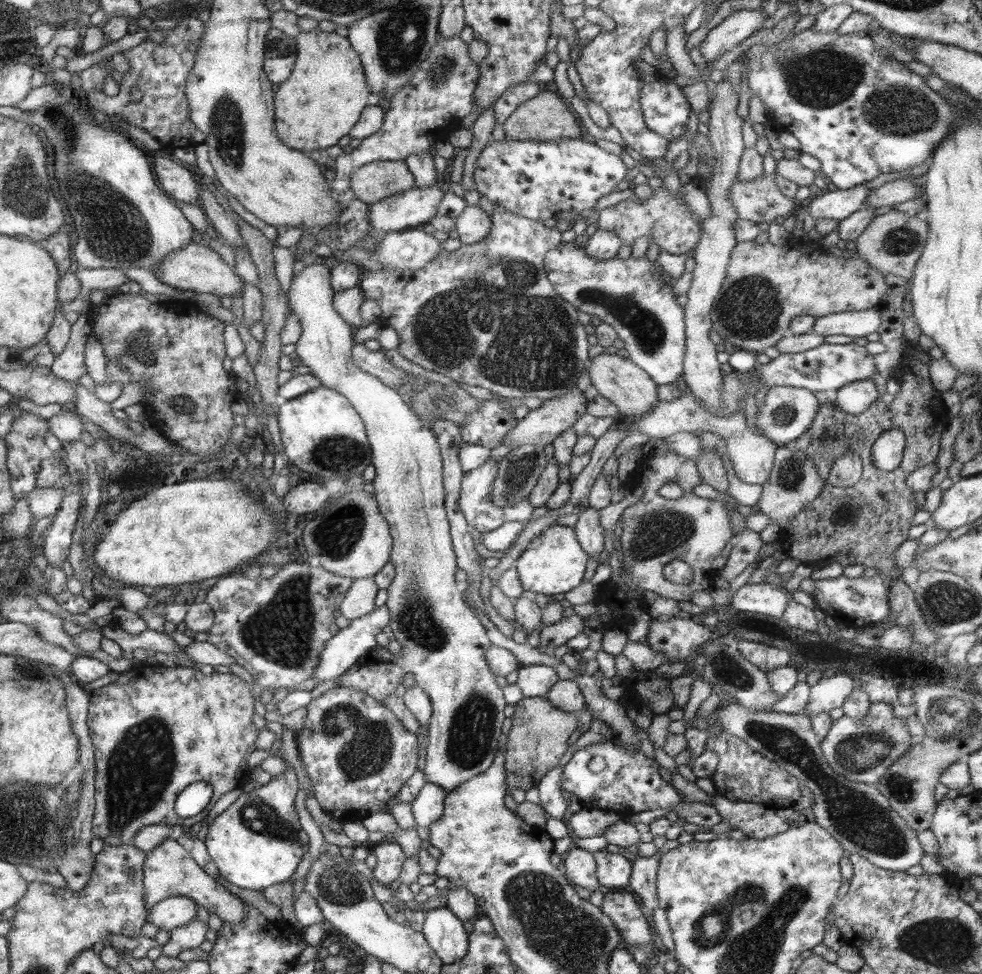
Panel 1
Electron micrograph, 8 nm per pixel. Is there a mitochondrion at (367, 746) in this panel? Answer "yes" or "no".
yes

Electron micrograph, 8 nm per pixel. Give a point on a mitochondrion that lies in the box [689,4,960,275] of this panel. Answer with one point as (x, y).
(824, 76)

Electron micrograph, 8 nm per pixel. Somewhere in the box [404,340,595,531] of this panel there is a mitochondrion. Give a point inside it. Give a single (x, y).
(517, 473)

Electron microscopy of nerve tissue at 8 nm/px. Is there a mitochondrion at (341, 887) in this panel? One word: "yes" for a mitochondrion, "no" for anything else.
yes

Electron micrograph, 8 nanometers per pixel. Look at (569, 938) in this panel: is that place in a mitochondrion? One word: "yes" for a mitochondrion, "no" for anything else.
yes

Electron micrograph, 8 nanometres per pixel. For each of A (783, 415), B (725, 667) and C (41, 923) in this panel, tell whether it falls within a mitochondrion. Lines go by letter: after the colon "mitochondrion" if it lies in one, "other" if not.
A: mitochondrion
B: mitochondrion
C: other

